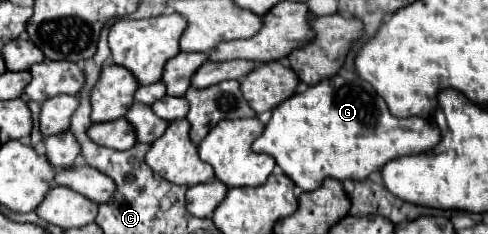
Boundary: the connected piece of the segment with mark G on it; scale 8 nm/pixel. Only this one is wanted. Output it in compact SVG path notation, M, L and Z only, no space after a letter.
M335 75L279 103L251 147L255 153L271 155L301 191L313 191L325 177L339 181L365 179L369 173L379 171L387 161L401 155L423 153L435 147L439 139L441 133L429 119L393 117L387 103L369 83L357 77L347 81L341 75Z

